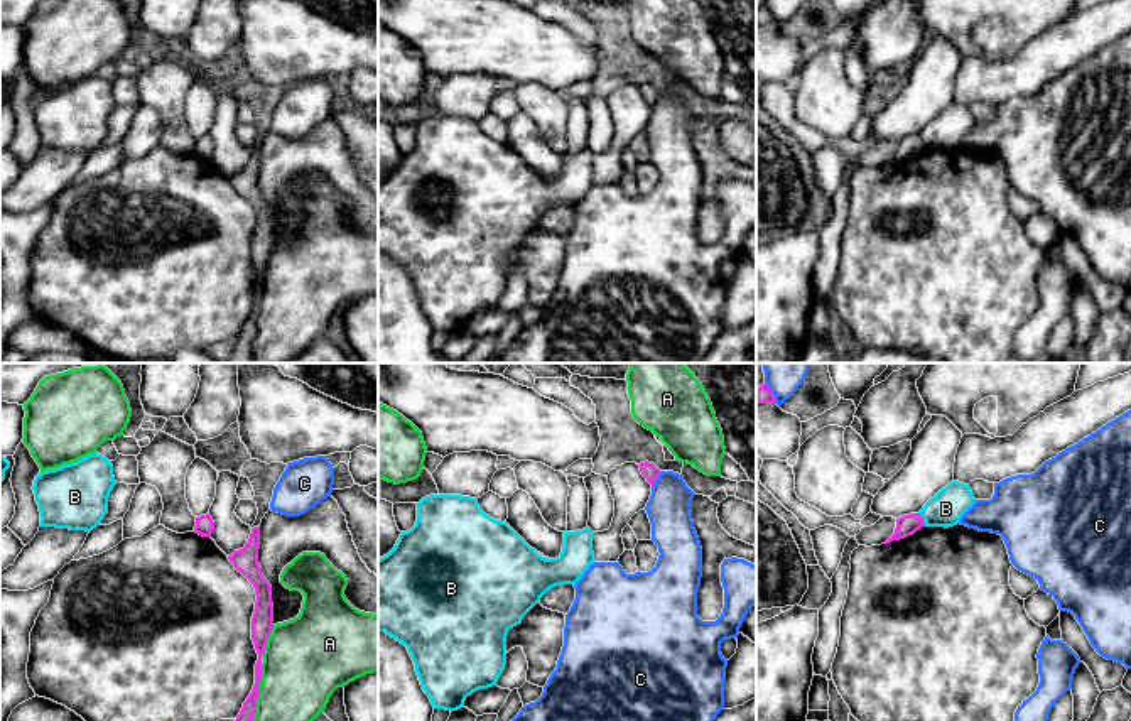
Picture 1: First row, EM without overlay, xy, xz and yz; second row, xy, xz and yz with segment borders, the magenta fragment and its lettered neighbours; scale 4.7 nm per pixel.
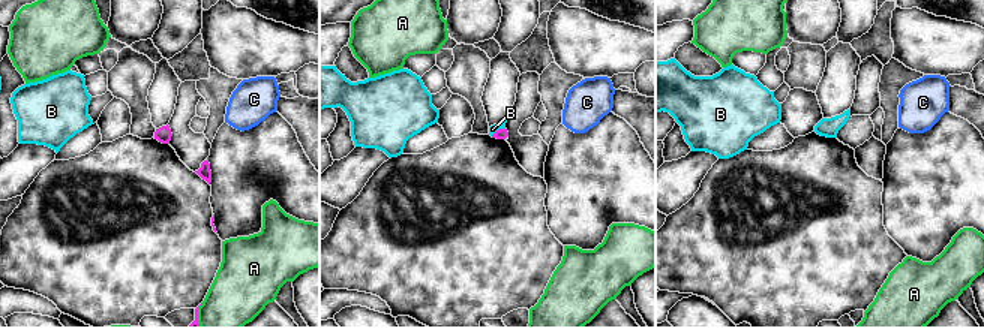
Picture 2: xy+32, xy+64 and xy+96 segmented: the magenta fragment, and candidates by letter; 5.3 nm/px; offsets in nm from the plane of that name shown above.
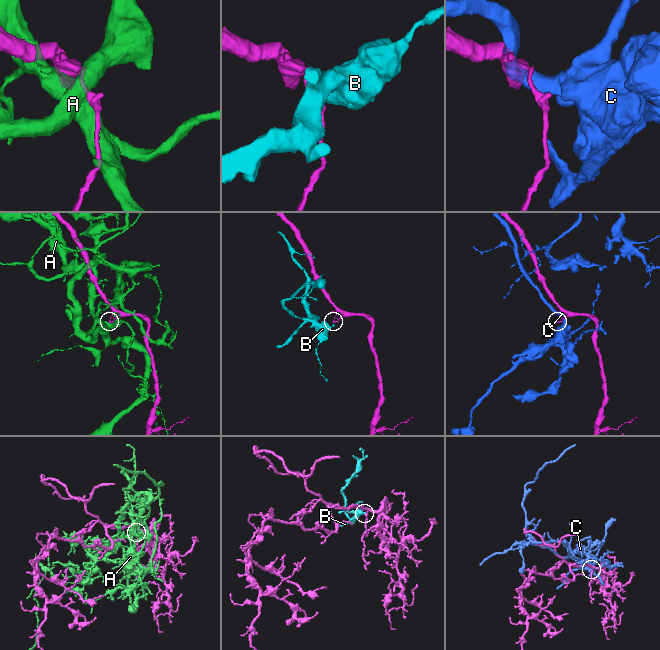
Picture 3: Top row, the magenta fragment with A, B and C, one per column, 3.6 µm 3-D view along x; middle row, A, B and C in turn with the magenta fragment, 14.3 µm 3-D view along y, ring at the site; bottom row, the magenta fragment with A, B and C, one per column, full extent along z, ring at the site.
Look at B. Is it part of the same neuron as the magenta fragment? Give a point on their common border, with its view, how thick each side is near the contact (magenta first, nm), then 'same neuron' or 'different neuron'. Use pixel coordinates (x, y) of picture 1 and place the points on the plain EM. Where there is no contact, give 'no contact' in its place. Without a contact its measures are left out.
yz (922, 140) | 100/160 nm | different neuron

